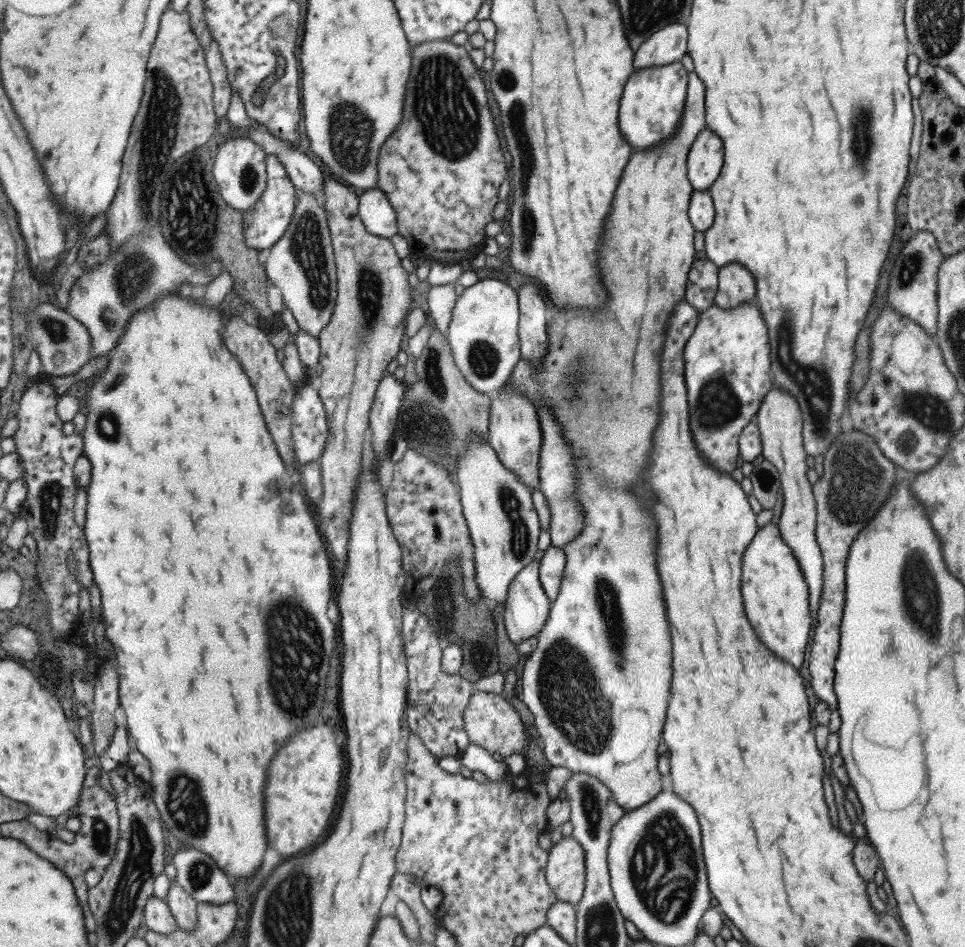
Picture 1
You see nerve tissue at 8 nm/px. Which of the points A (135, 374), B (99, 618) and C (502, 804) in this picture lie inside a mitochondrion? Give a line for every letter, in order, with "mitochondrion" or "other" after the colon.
A: other
B: other
C: other

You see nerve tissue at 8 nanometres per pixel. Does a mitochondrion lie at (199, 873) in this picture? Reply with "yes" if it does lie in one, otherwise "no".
yes

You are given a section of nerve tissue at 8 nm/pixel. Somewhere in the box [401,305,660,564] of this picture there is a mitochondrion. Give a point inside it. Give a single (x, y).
(574, 374)

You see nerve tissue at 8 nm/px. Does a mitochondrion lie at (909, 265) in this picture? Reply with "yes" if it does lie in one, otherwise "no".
yes

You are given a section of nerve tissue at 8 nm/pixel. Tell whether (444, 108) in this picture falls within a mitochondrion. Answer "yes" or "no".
yes

